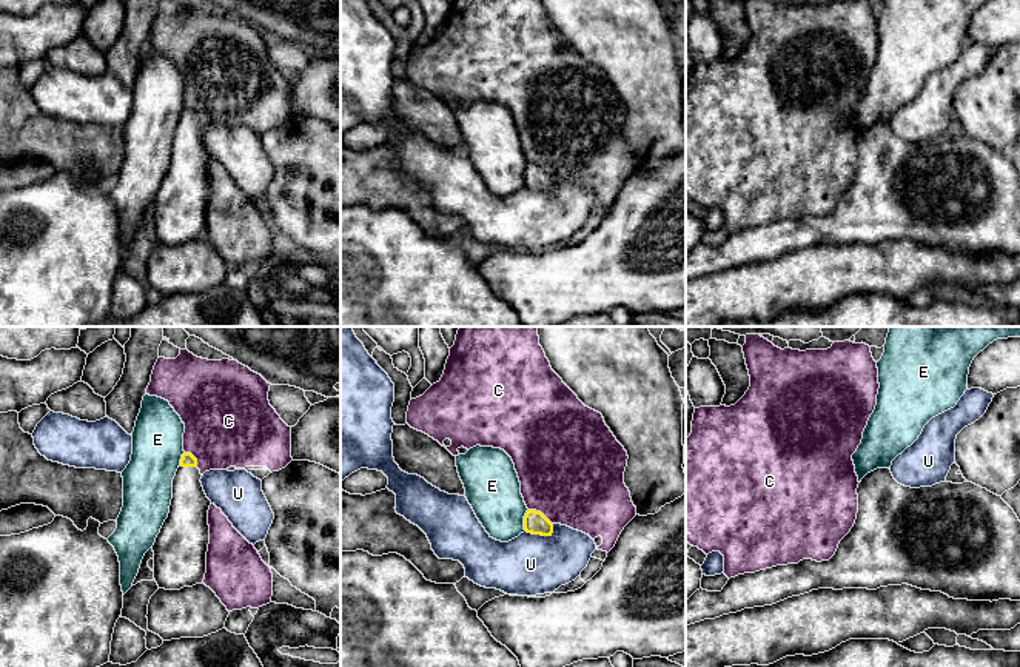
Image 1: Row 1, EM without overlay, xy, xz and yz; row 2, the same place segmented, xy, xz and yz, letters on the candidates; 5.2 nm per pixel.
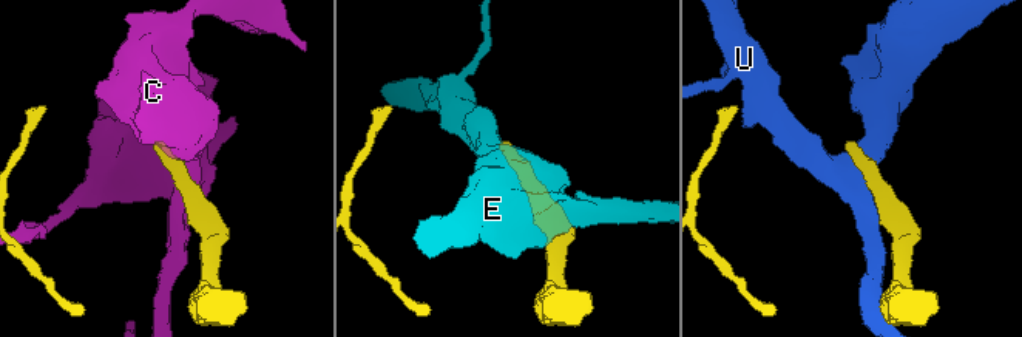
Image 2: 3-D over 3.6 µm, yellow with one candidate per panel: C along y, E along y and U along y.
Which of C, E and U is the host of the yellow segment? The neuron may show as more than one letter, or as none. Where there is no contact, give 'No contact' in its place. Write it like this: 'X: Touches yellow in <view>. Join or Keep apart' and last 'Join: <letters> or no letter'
C: Touches yellow in xz. Keep apart
E: Touches yellow in xz. Keep apart
U: Touches yellow in xz. Keep apart
Join: no letter

